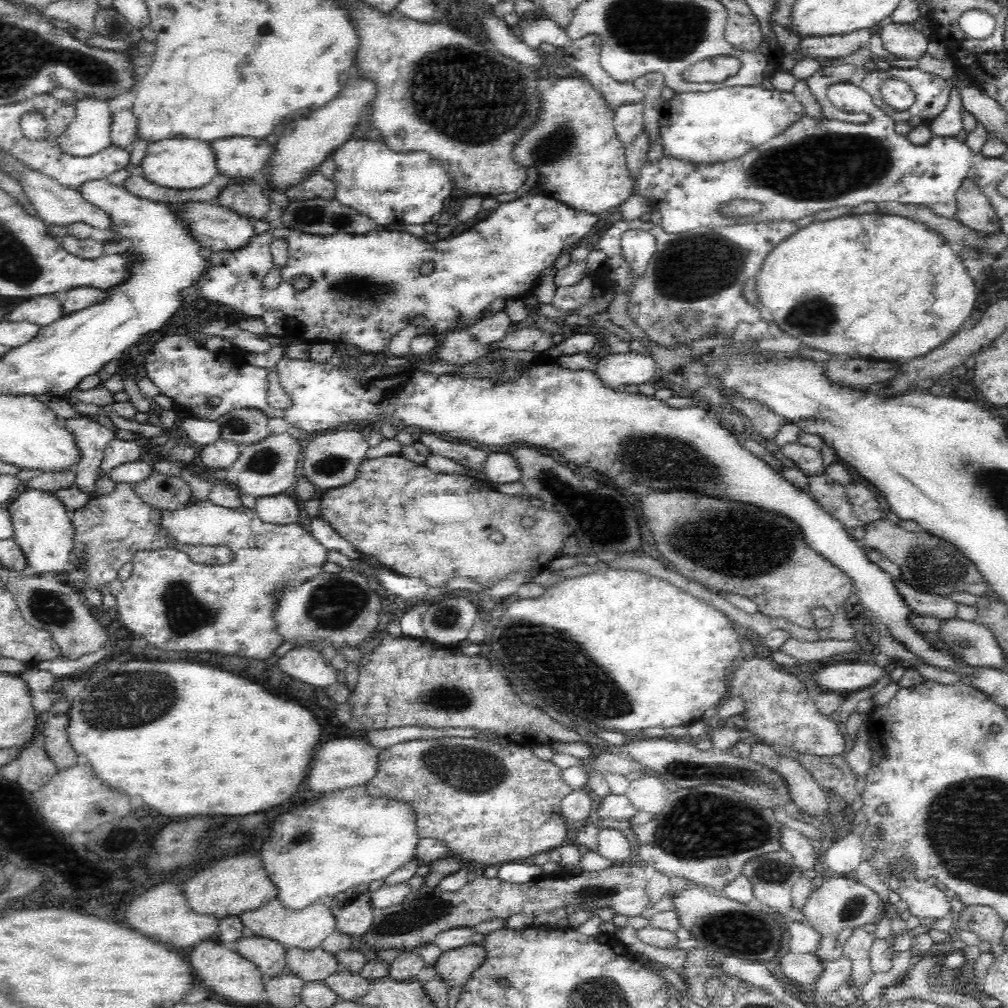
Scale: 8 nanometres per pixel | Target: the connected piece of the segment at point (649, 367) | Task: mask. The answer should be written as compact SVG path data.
M630 351L603 358L591 370L594 379L598 380L602 387L614 392L625 392L624 386L652 382L656 368L657 365L650 354L644 356Z

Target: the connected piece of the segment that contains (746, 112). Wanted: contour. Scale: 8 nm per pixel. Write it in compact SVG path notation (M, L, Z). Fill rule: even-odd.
M735 86L708 92L675 94L658 104L659 132L663 150L694 161L724 161L746 154L806 118L804 106L791 92L758 86Z

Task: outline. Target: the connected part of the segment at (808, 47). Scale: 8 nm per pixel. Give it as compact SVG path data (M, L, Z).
M872 27L838 36L814 37L802 39L800 49L810 57L822 57L838 60L839 57L848 56L856 50L868 47L868 41L872 36Z

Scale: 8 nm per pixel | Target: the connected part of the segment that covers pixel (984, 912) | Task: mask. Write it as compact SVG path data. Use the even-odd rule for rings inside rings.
M984 905L964 907L958 919L958 928L972 931L990 943L998 943L1002 938L1005 921L999 917L995 908Z

